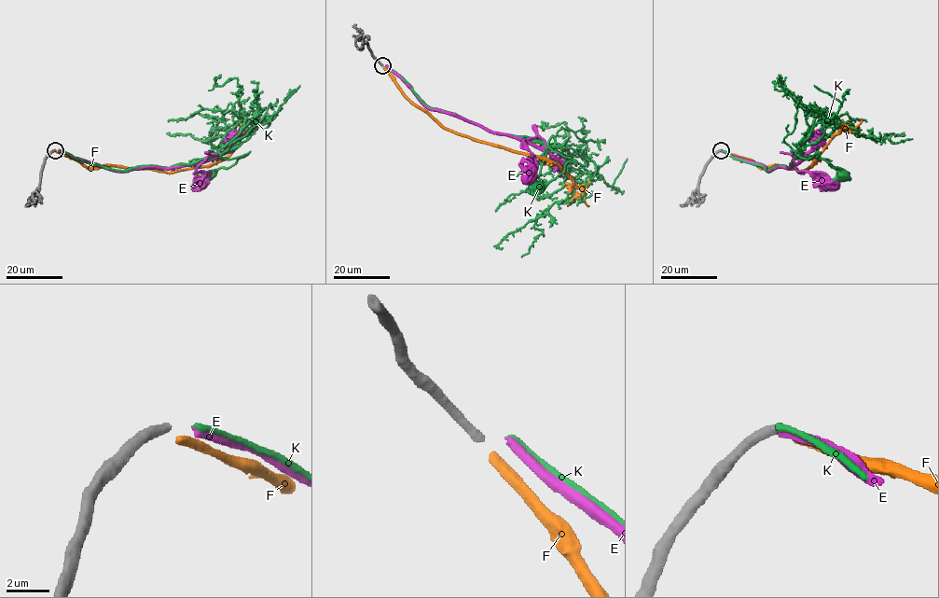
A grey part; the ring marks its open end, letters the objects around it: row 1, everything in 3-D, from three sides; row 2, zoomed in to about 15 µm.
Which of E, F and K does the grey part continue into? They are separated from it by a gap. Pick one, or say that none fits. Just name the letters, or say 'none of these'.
E

